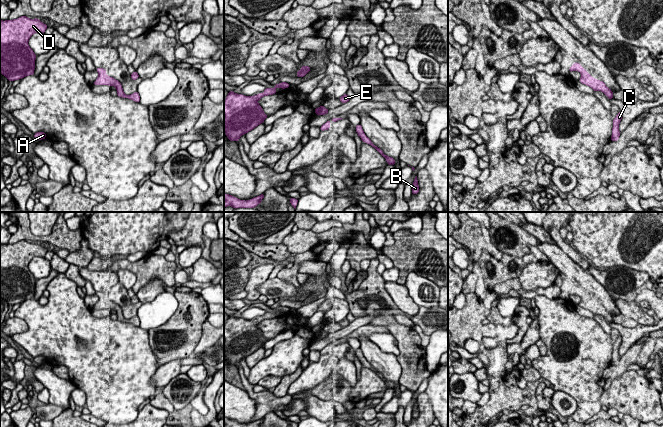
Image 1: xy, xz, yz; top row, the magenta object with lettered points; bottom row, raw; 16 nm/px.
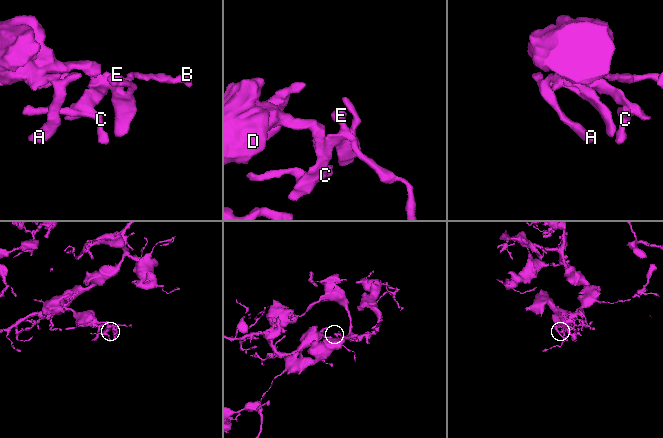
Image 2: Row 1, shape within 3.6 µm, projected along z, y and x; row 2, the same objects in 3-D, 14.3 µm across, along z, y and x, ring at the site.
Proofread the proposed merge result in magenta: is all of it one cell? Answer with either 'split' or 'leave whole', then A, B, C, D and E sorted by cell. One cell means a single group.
leave whole; groups A B C D E

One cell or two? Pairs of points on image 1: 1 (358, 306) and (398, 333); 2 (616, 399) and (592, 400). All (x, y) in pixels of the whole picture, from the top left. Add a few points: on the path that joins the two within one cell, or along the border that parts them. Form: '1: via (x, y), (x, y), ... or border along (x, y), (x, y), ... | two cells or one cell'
1: via (369, 306), (375, 306), (389, 322) | one cell
2: border along (603, 389), (600, 395), (601, 405) | two cells

